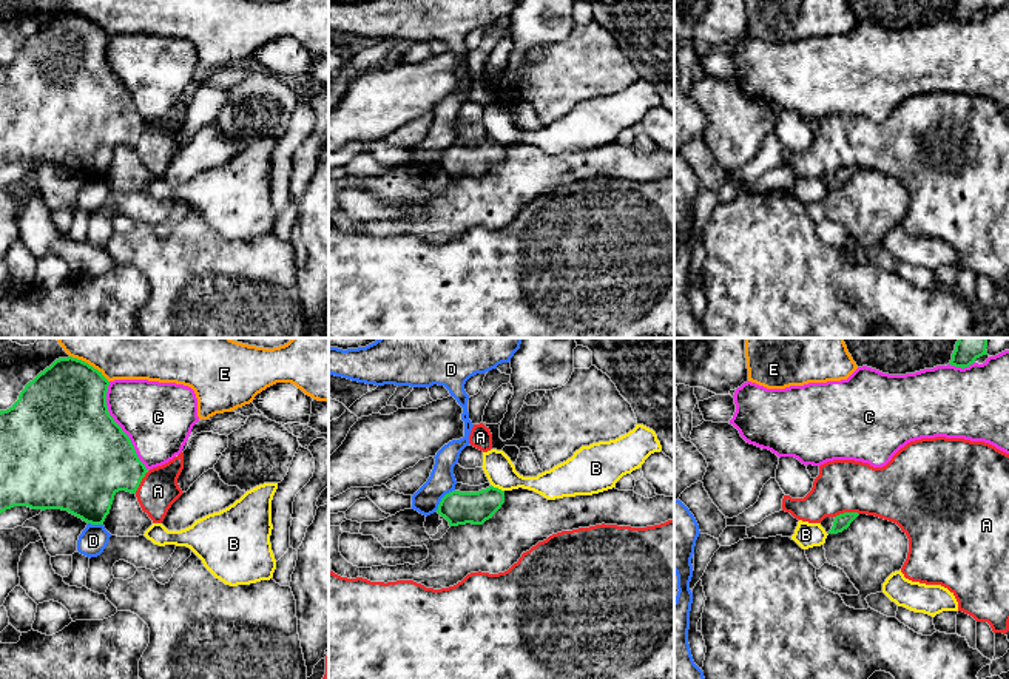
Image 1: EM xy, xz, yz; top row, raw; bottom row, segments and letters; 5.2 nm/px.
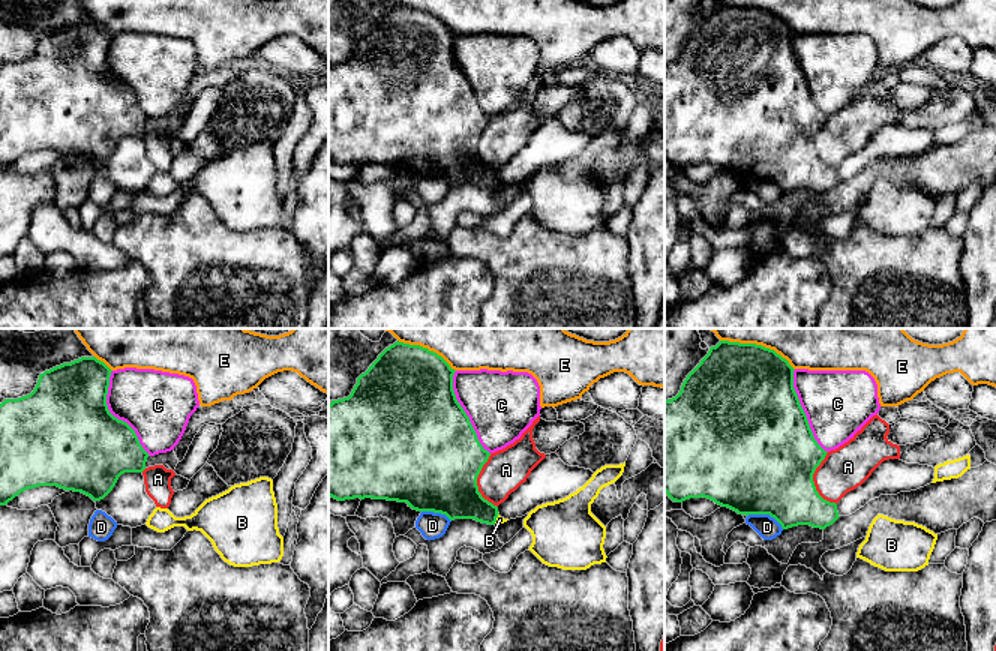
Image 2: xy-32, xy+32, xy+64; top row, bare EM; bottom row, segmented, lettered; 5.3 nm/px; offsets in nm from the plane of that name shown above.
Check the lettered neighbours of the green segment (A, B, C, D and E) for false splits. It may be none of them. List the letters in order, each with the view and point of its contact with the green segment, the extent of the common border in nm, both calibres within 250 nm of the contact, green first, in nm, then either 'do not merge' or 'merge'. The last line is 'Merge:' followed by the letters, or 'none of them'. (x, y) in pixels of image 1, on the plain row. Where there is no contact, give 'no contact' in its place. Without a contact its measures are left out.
A: yz (846, 167) | 130 nm | 80/280 nm | do not merge
B: xz (497, 142) | 70 nm | 180/160 nm | do not merge
C: xy (119, 81) | 500 nm | 500/360 nm | do not merge
D: xz (442, 153) | 160 nm | 180/140 nm | do not merge
E: xy (88, 19) | 240 nm | 440/180 nm | do not merge
Merge: none of them

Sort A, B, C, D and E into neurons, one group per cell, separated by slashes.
A / B / C / D / E

